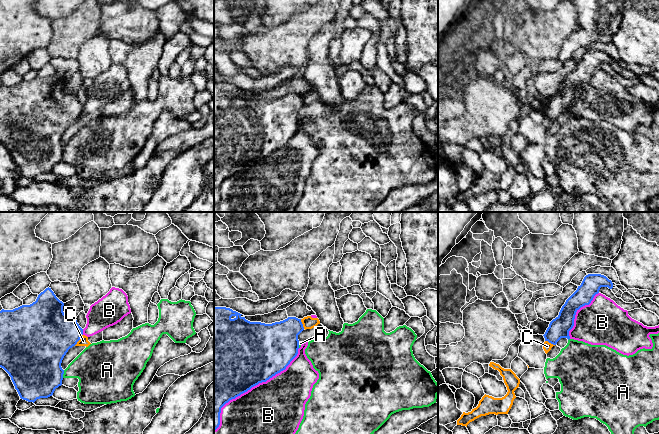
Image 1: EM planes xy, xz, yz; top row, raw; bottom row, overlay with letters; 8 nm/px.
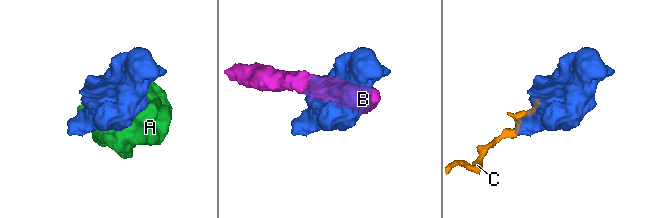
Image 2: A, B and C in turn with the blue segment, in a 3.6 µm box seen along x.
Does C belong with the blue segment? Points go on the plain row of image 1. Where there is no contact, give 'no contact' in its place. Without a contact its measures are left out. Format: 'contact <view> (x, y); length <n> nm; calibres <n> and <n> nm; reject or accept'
contact xy (79, 115); length 120 nm; calibres 400 and 70 nm; reject

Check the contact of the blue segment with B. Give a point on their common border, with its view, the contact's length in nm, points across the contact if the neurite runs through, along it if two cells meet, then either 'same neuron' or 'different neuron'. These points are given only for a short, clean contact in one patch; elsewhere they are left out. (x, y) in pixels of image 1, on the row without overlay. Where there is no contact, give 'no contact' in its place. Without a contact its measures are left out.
contact xz (252, 162); length 950 nm; different neuron

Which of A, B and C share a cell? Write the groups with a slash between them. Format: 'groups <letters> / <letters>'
groups A / B C

